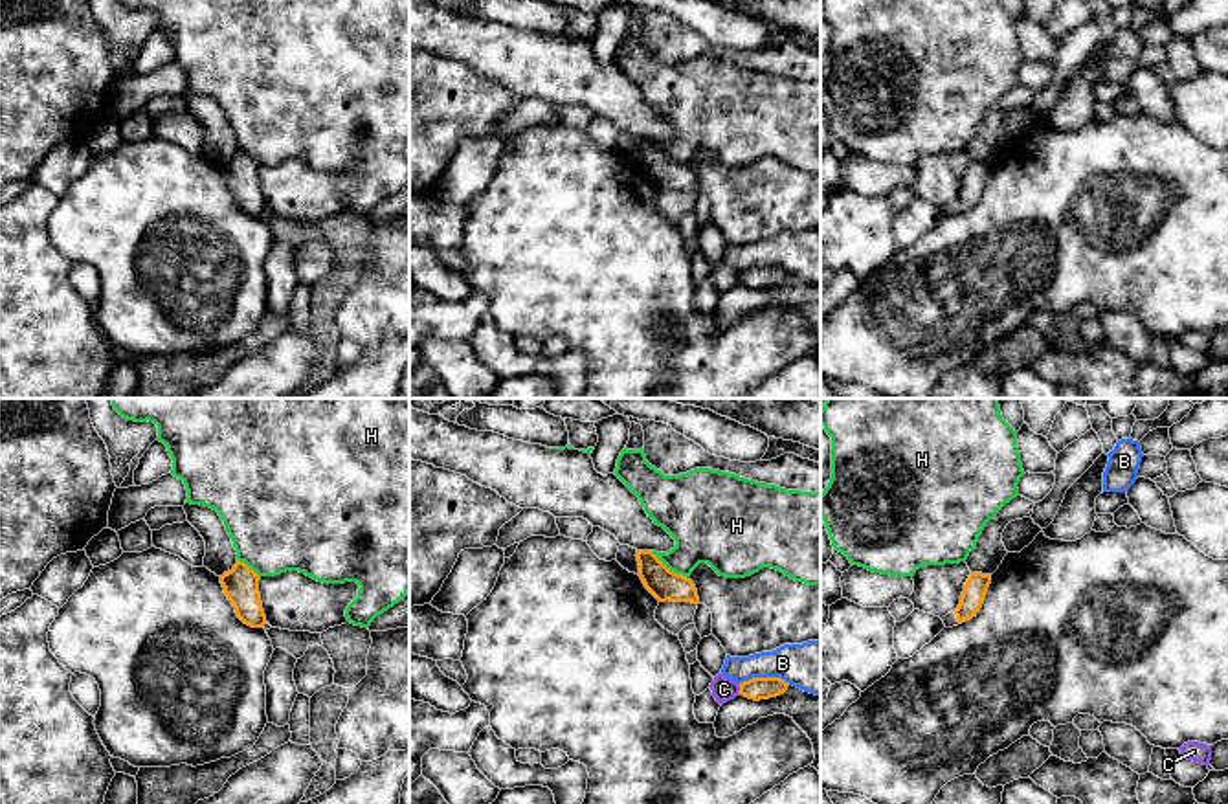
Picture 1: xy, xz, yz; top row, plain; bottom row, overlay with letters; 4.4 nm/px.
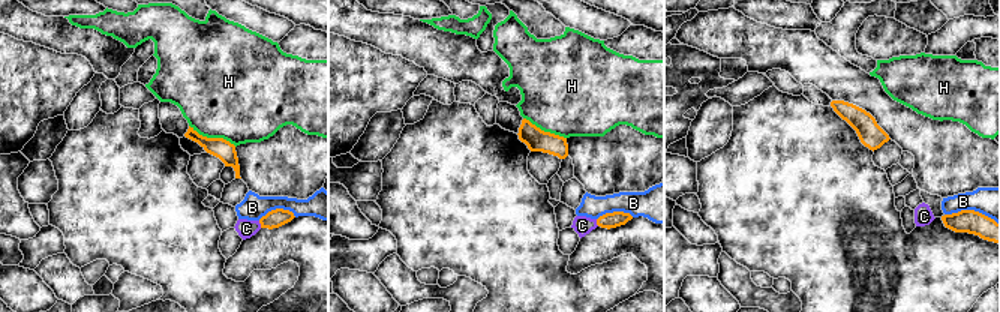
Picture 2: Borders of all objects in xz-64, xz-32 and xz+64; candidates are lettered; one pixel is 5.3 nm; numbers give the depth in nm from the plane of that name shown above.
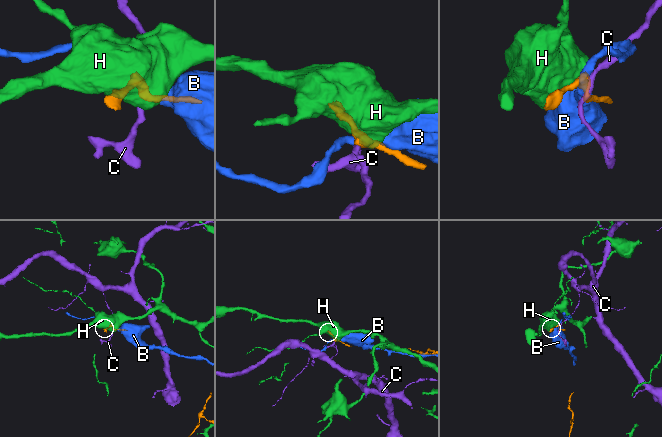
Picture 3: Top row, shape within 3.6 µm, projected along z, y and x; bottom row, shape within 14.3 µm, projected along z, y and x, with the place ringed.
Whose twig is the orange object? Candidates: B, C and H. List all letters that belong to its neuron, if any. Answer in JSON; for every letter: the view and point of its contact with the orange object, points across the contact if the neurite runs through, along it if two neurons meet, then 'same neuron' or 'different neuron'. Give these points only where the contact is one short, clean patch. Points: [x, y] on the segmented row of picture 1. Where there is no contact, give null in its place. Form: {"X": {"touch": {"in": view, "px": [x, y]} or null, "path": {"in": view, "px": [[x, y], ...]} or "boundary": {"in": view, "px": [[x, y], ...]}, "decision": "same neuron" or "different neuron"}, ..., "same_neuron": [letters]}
{"B": {"touch": {"in": "xz", "px": [764, 678]}, "decision": "different neuron"}, "C": {"touch": {"in": "xz", "px": [740, 689]}, "boundary": {"in": "xz", "px": [[738, 685], [740, 692]]}, "decision": "different neuron"}, "H": {"touch": {"in": "xz", "px": [669, 569]}, "decision": "different neuron"}, "same_neuron": []}

